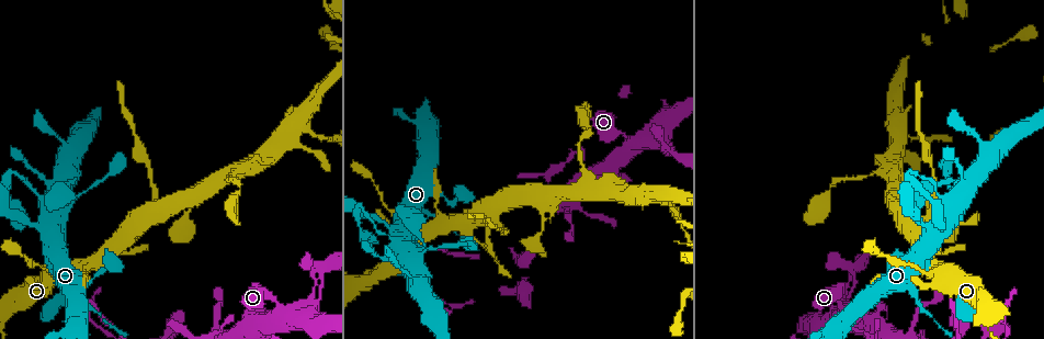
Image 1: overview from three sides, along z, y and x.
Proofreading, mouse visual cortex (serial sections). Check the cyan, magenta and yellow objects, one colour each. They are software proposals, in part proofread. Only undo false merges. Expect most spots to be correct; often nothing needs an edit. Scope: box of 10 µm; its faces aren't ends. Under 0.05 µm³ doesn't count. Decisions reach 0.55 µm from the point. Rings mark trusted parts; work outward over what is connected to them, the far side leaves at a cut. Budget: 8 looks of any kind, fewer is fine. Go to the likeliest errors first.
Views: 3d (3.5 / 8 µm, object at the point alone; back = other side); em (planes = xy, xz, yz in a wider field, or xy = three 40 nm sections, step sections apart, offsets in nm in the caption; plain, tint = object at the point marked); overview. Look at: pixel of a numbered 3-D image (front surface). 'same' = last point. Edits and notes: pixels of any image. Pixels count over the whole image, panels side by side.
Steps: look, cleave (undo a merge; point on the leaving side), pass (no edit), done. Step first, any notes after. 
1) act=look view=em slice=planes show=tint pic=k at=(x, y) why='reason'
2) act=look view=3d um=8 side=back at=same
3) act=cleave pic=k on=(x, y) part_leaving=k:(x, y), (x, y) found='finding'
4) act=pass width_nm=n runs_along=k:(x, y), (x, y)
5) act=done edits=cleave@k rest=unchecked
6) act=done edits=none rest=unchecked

act=look view=3d um=8 pic=1 at=(938, 271) why='small branch off a trunk'

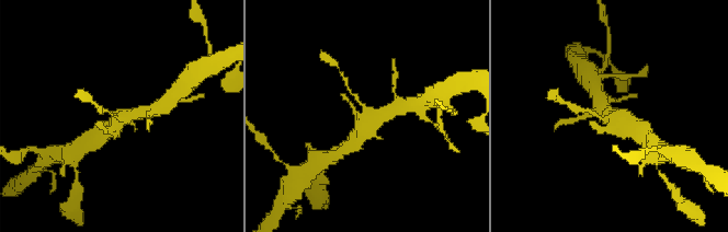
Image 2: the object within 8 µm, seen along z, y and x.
act=look view=em slice=xy step=2 show=tint at=same why='shape alone is not enough'

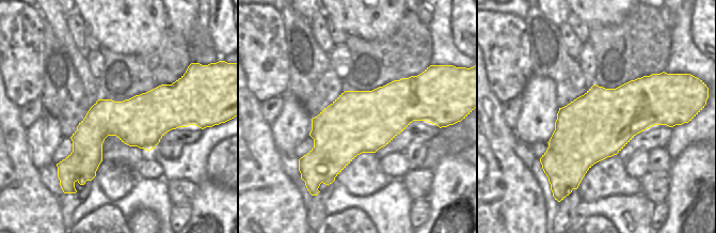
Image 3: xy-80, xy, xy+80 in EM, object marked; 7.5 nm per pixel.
act=pass runs_along=2:(351, 142), (363, 129), (397, 107) found='one cell here'

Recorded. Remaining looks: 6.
act=look view=3d um=8 pic=1 at=(249, 317) why='thin arm on a thick one'

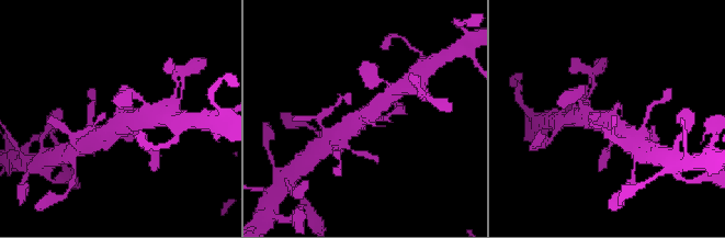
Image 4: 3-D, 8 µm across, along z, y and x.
act=look view=3d um=3.5 at=same

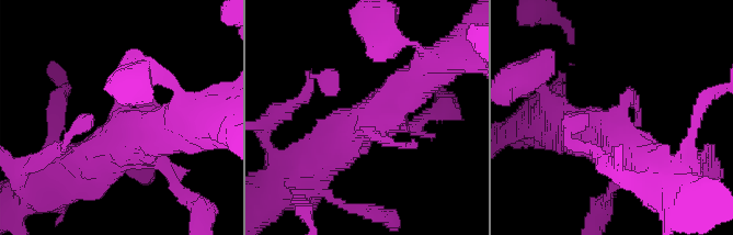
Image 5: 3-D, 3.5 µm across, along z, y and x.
act=look view=em slice=xy step=2 show=tint pic=5 at=(612, 121)

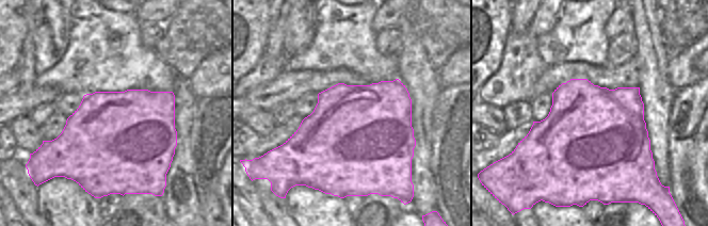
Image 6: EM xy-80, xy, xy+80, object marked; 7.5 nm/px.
act=pass found='continuous, no second cell'

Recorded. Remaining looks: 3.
act=look view=3d um=8 pic=1 at=(853, 272) why='arms part here'

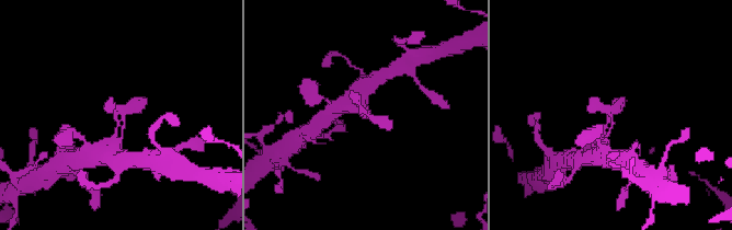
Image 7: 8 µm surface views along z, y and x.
act=look view=3d um=3.5 at=same

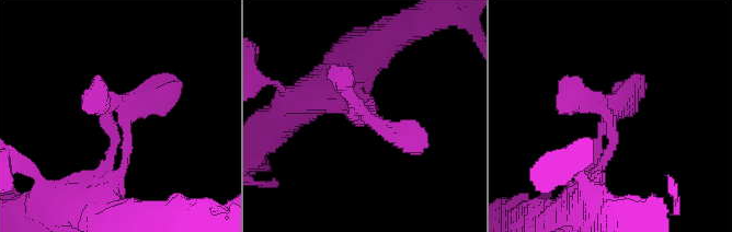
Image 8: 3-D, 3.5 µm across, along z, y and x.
act=look view=em slice=planes show=tint pic=8 at=(108, 120)

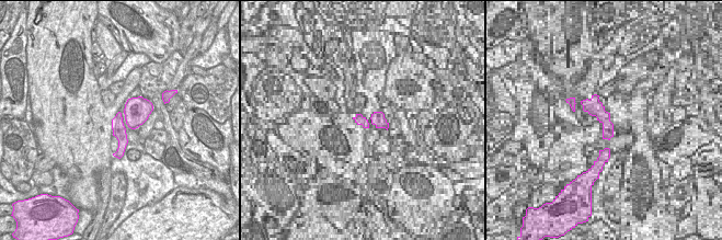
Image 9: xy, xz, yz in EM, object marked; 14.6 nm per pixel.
act=pass runs_along=8:(99, 182), (112, 152), (109, 118), (167, 88) found='continuous, no second cell'

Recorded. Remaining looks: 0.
act=done edits=none rest=unchecked

